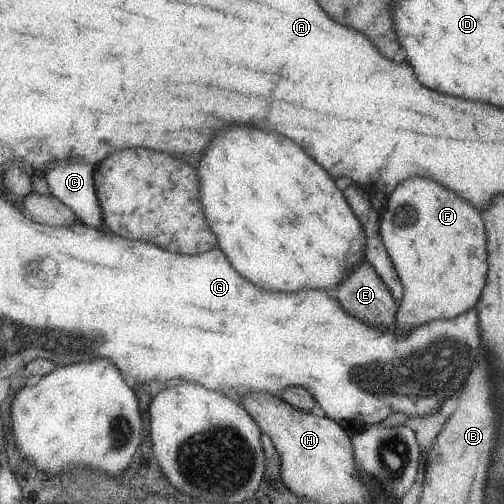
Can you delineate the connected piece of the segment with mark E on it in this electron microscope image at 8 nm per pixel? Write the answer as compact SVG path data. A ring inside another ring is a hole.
M369 261L354 268L354 271L339 285L334 295L343 305L345 312L351 313L351 316L359 318L365 324L375 326L375 328L383 328L383 330L395 326L400 309L399 304L391 294L390 288L385 284L383 277Z

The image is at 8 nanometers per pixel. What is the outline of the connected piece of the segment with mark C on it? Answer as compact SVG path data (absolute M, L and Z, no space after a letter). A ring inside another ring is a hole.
M66 159L47 170L44 179L50 194L72 208L79 222L99 228L104 218L95 188L95 169L89 162Z

